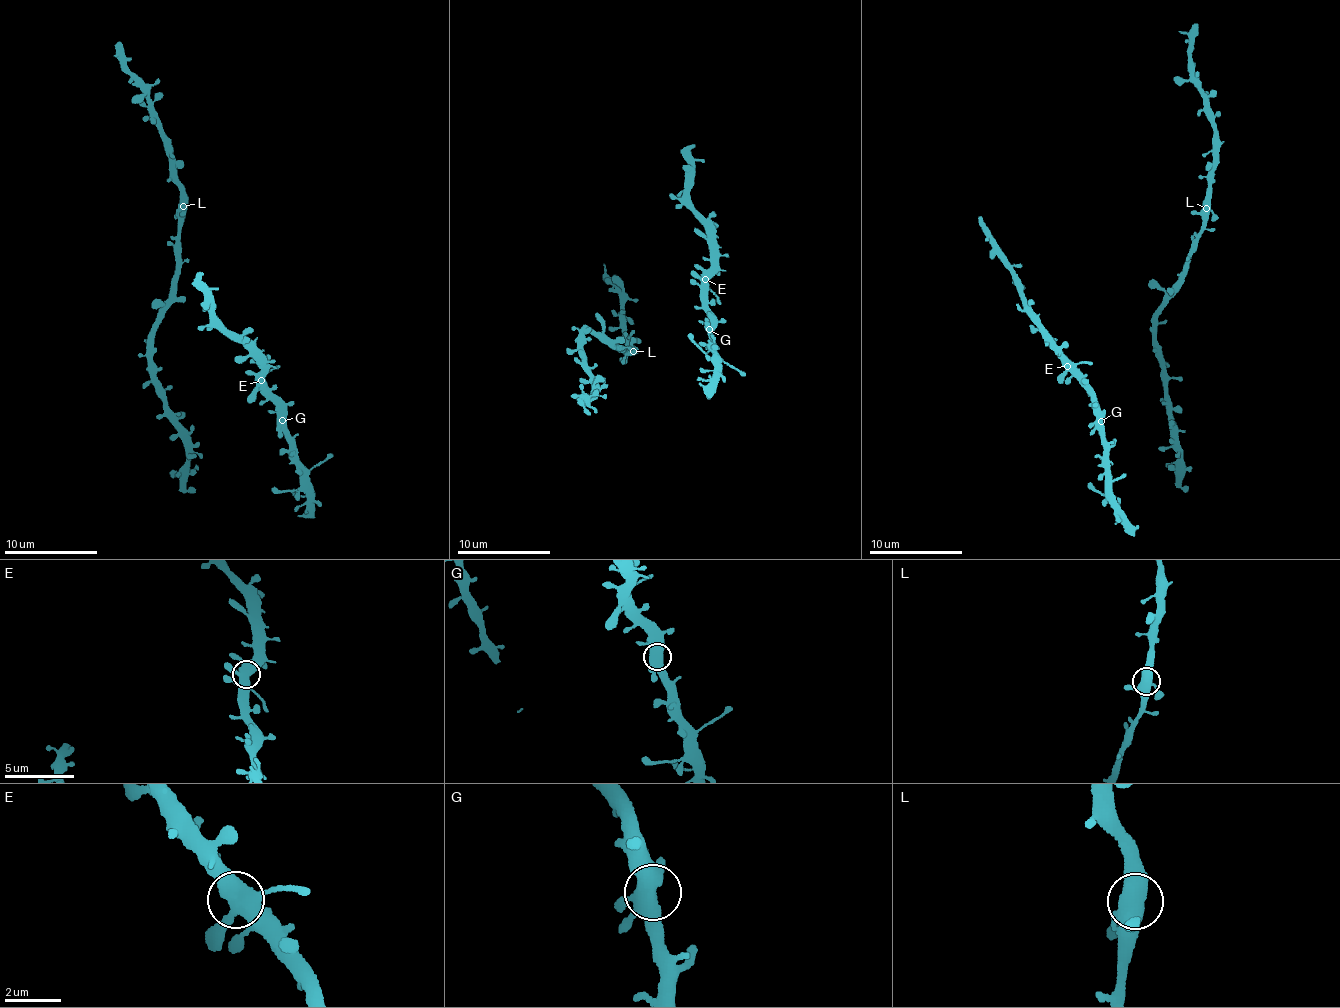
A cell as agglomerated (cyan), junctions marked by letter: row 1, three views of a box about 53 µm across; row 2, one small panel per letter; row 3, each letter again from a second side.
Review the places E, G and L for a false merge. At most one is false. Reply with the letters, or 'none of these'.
none of these

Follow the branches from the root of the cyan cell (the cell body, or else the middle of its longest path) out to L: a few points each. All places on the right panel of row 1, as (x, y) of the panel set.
L: (1169, 413), (1167, 383), (1156, 340), (1156, 309), (1178, 281), (1207, 208)

